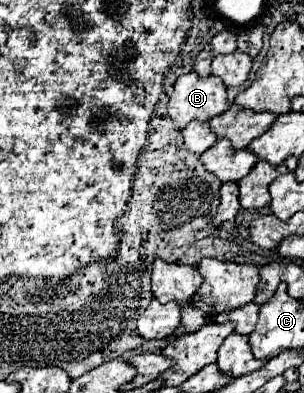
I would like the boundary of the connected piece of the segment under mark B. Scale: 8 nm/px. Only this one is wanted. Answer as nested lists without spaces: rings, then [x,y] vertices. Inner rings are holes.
[[[196,71],[180,75],[168,103],[168,115],[184,129],[190,121],[210,121],[212,117],[228,111],[226,85],[220,77],[200,77]]]

